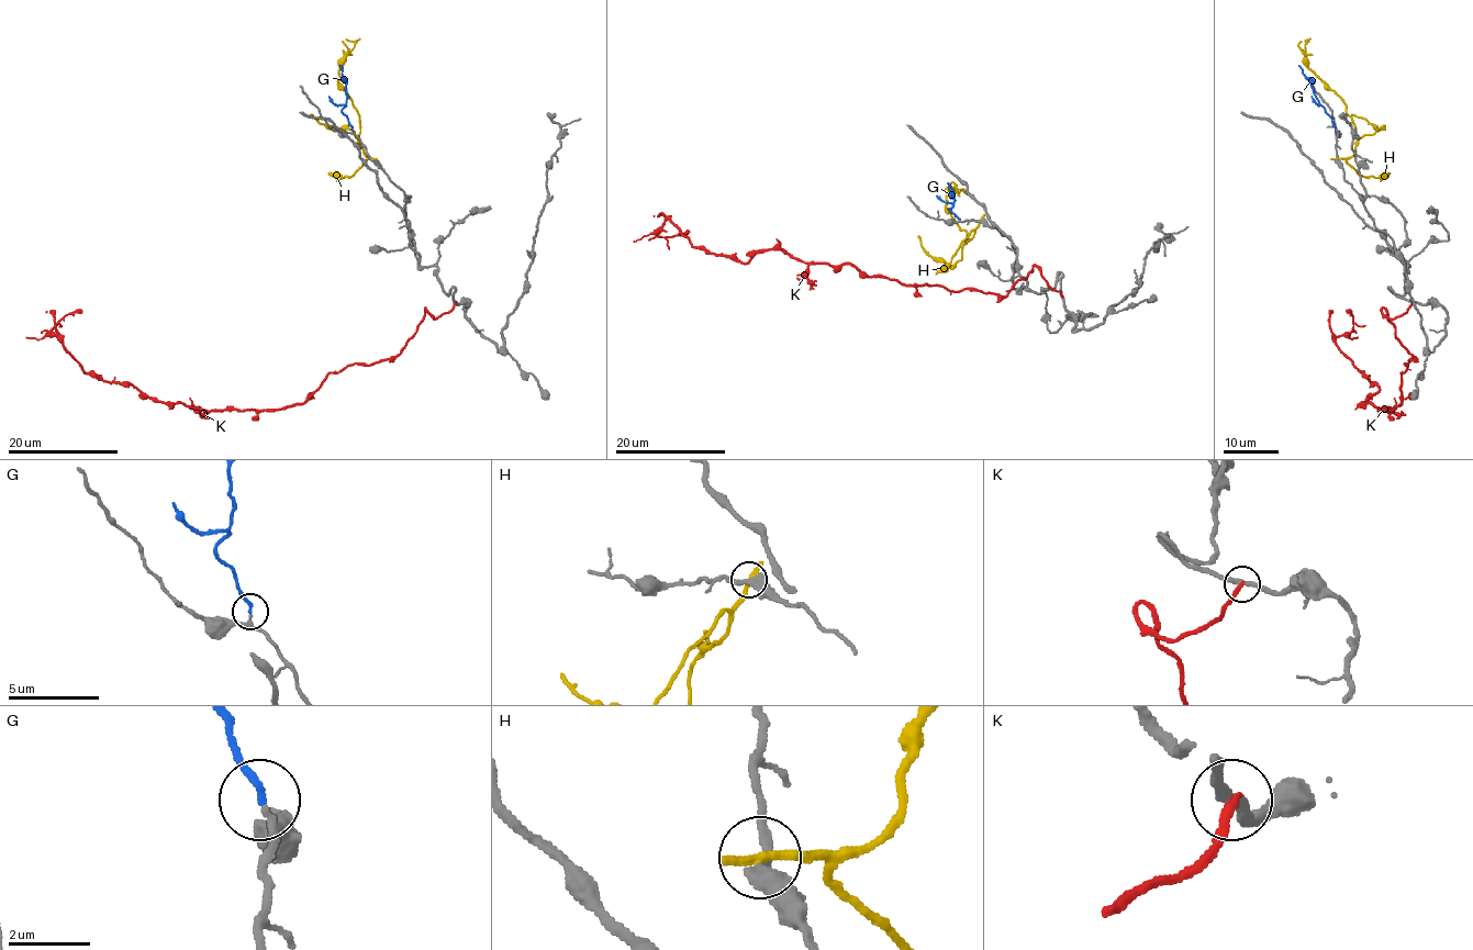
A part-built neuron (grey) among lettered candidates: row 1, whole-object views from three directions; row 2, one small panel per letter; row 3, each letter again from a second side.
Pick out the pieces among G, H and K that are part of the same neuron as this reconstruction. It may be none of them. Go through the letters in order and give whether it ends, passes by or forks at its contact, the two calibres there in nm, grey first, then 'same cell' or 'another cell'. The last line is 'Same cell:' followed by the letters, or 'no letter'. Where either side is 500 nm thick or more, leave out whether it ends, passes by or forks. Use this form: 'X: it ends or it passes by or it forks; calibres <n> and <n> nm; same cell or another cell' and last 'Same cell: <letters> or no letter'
G: it ends; calibres 160 and 170 nm; same cell
H: it ends; calibres 360 and 320 nm; another cell
K: it ends; calibres 260 and 240 nm; another cell
Same cell: G

